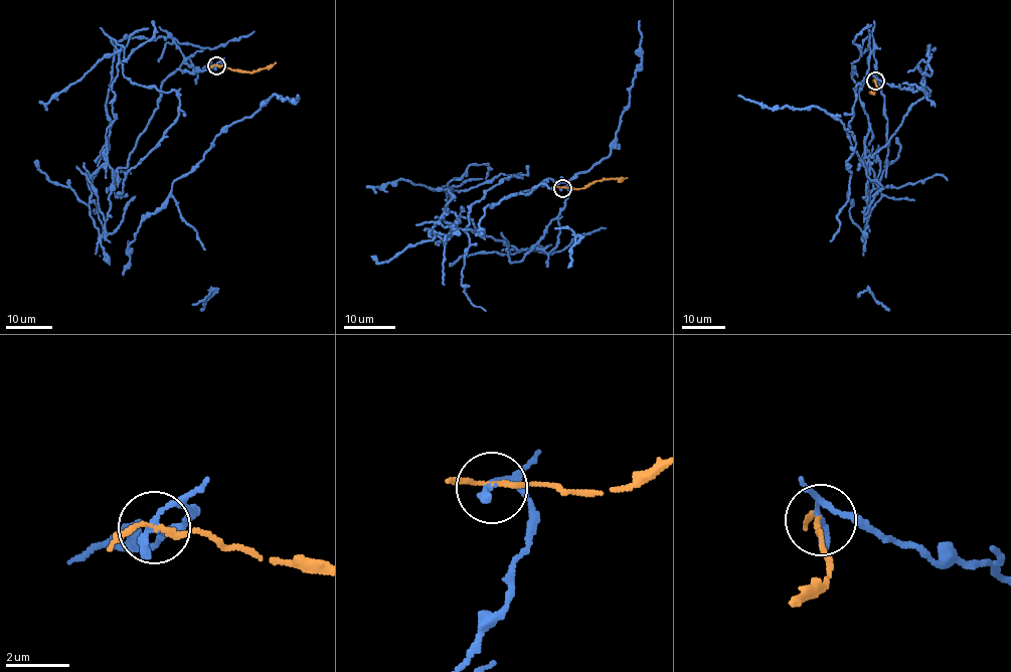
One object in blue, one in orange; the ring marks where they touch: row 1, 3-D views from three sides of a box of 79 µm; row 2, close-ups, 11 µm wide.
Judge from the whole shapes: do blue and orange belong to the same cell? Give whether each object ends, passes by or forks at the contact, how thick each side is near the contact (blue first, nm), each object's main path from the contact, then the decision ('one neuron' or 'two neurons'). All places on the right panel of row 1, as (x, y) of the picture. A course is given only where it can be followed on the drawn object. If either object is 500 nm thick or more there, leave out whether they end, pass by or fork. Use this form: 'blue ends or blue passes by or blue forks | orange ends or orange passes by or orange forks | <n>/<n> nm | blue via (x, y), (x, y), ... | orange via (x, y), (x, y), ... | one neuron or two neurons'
blue ends | orange passes by | 280/130 nm | blue via (875, 80), (930, 91), (866, 162), (858, 90), (869, 57), (848, 137), (866, 175), (897, 188), (947, 180) | orange via (875, 80), (875, 90), (871, 93), (873, 89) | two neurons

